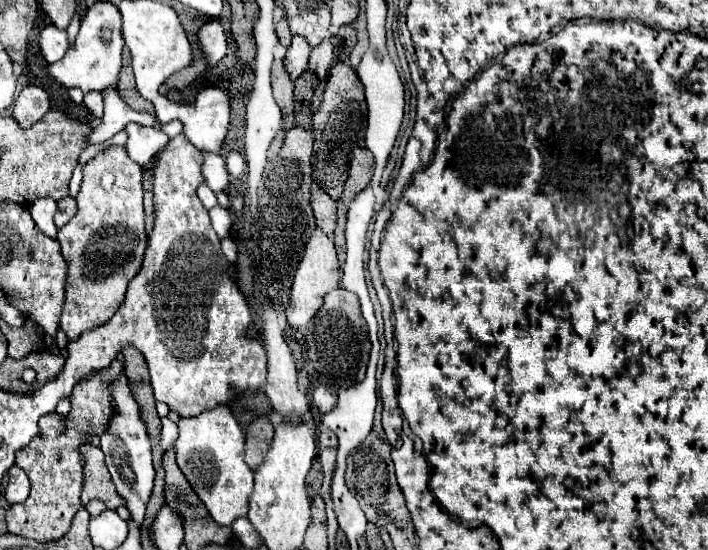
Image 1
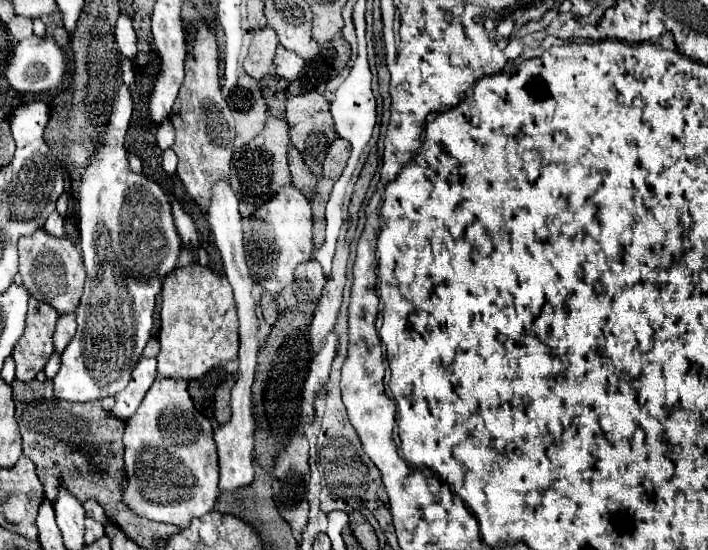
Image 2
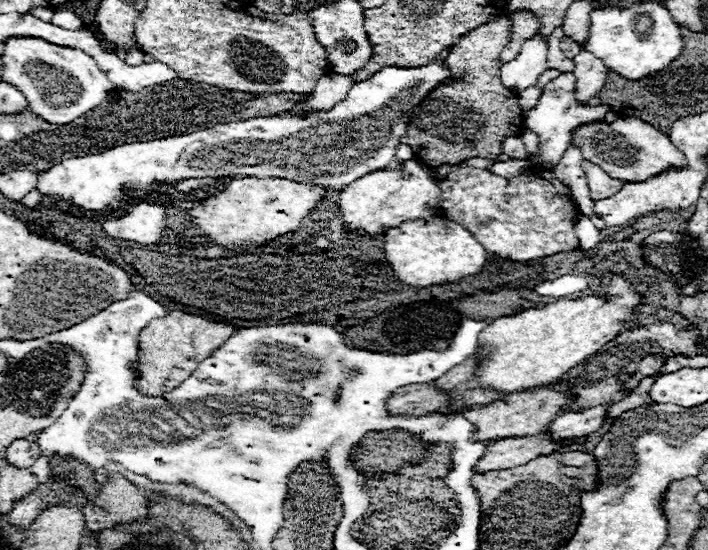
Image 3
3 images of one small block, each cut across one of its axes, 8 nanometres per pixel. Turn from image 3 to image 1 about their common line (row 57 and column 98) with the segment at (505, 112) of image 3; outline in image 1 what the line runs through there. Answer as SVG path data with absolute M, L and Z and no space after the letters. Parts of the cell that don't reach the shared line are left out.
M92 444L82 446L82 456L84 456L84 488L82 488L82 504L86 506L90 500L98 498L102 500L108 508L116 510L124 500L116 494L114 482L110 478L110 472L104 462L104 452Z

